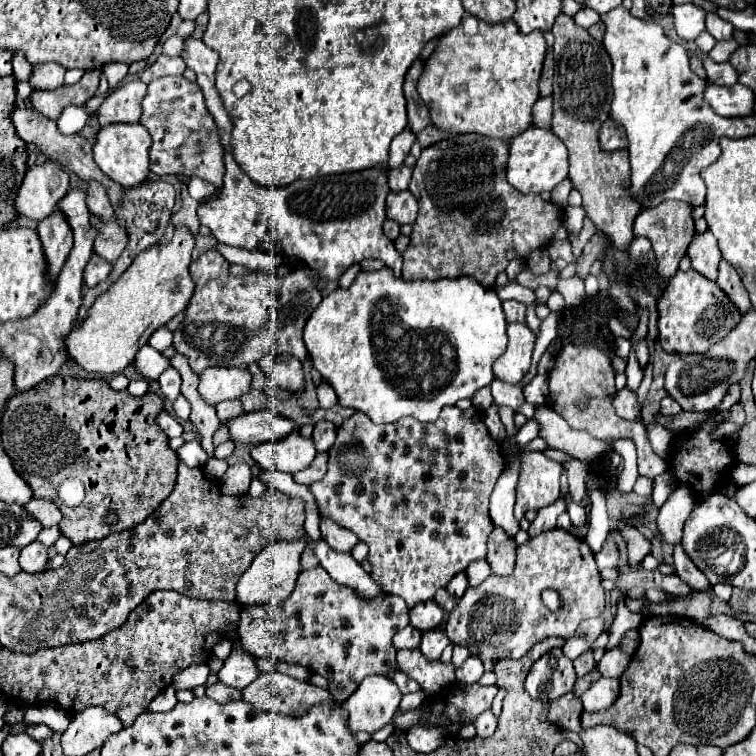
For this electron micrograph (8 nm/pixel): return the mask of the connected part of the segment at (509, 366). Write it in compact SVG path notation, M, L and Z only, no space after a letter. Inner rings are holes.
M515 322L507 326L507 332L509 332L509 346L505 354L501 354L495 360L493 372L499 380L517 384L531 366L535 334L525 324L515 324Z

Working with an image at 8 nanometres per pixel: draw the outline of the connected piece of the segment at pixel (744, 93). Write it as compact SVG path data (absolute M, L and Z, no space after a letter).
M707 82L707 88L703 94L705 94L705 100L709 102L709 106L721 116L737 118L737 116L753 114L755 94L741 84L717 86L713 82Z

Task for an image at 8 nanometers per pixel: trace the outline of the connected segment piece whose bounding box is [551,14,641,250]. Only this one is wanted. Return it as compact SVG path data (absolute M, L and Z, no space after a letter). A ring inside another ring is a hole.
M559 14L557 22L553 24L555 44L553 44L553 56L555 56L555 78L553 78L553 126L551 130L565 142L569 150L569 178L573 186L583 194L583 208L587 212L587 218L595 224L597 230L607 234L617 250L627 250L633 242L633 222L637 214L641 212L641 204L633 202L629 194L625 194L625 182L629 182L629 156L627 150L617 152L603 152L599 148L597 132L601 124L609 118L609 106L613 100L613 88L611 88L611 58L601 42L589 36L589 32L573 22L567 14Z

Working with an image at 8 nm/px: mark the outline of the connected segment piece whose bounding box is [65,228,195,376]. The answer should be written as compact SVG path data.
M177 228L167 246L151 246L141 252L121 278L95 300L87 310L85 320L67 334L65 350L69 360L83 370L101 376L119 374L129 366L137 350L147 344L149 336L159 326L165 326L177 312L187 308L187 302L193 296L193 280L189 274L193 246L193 234L187 228Z

